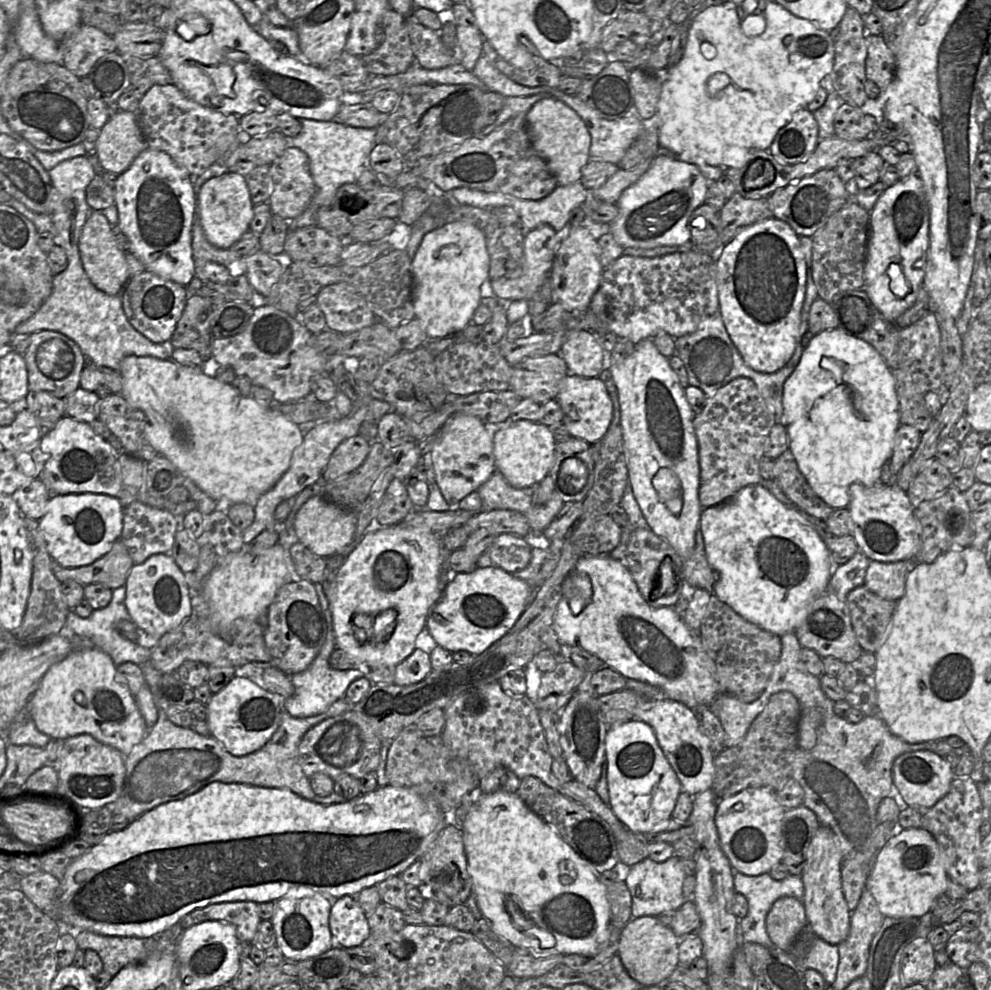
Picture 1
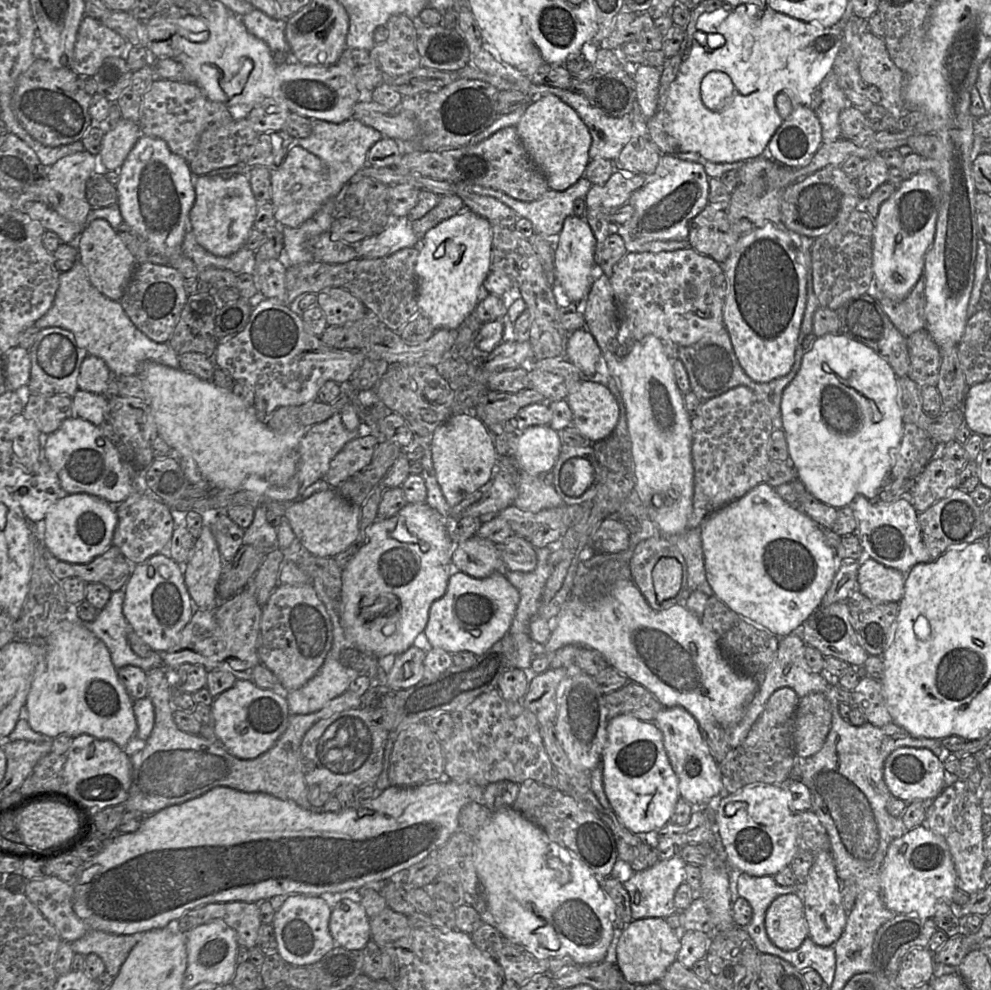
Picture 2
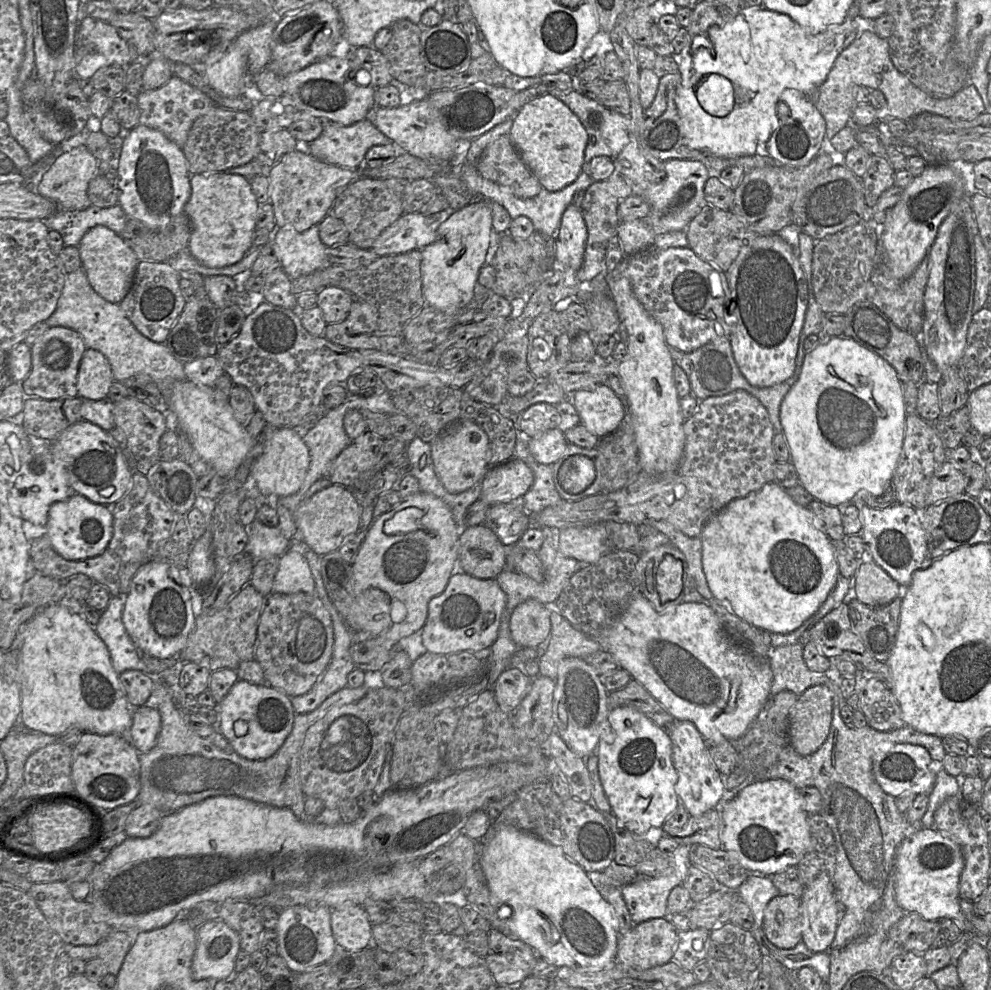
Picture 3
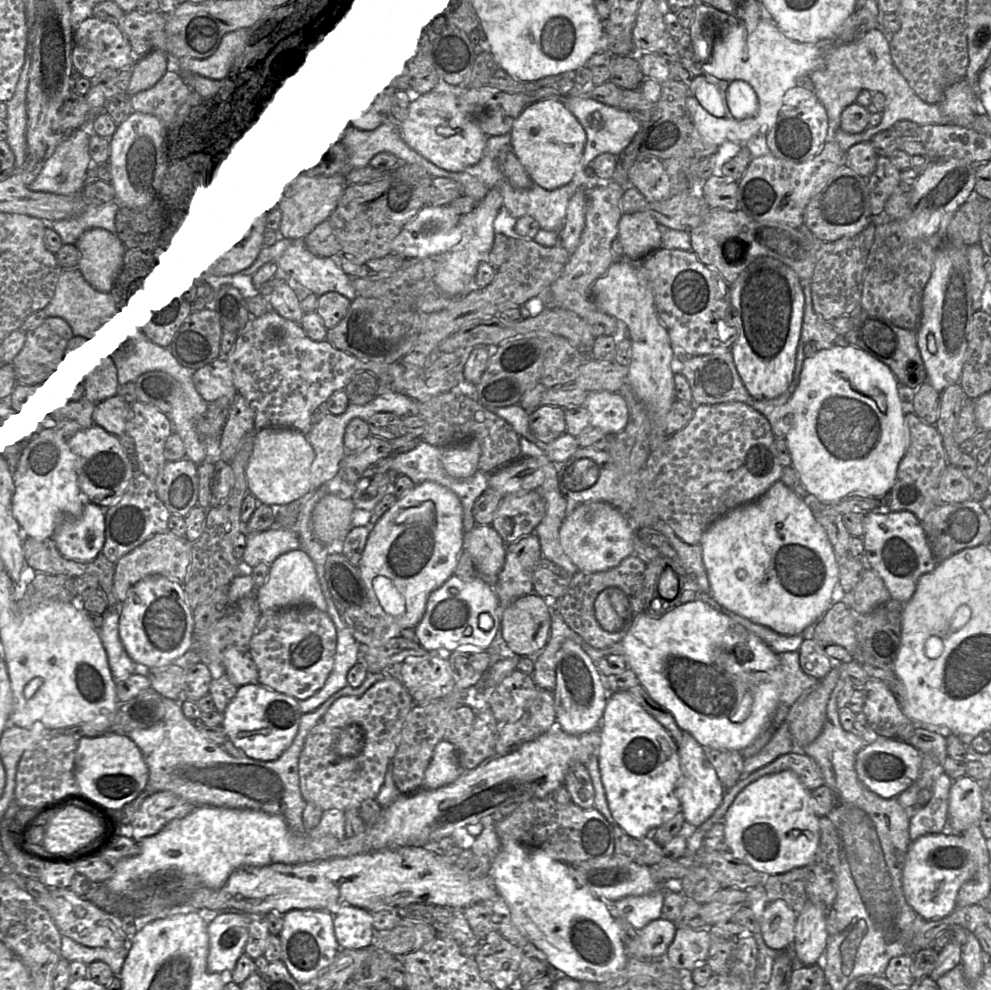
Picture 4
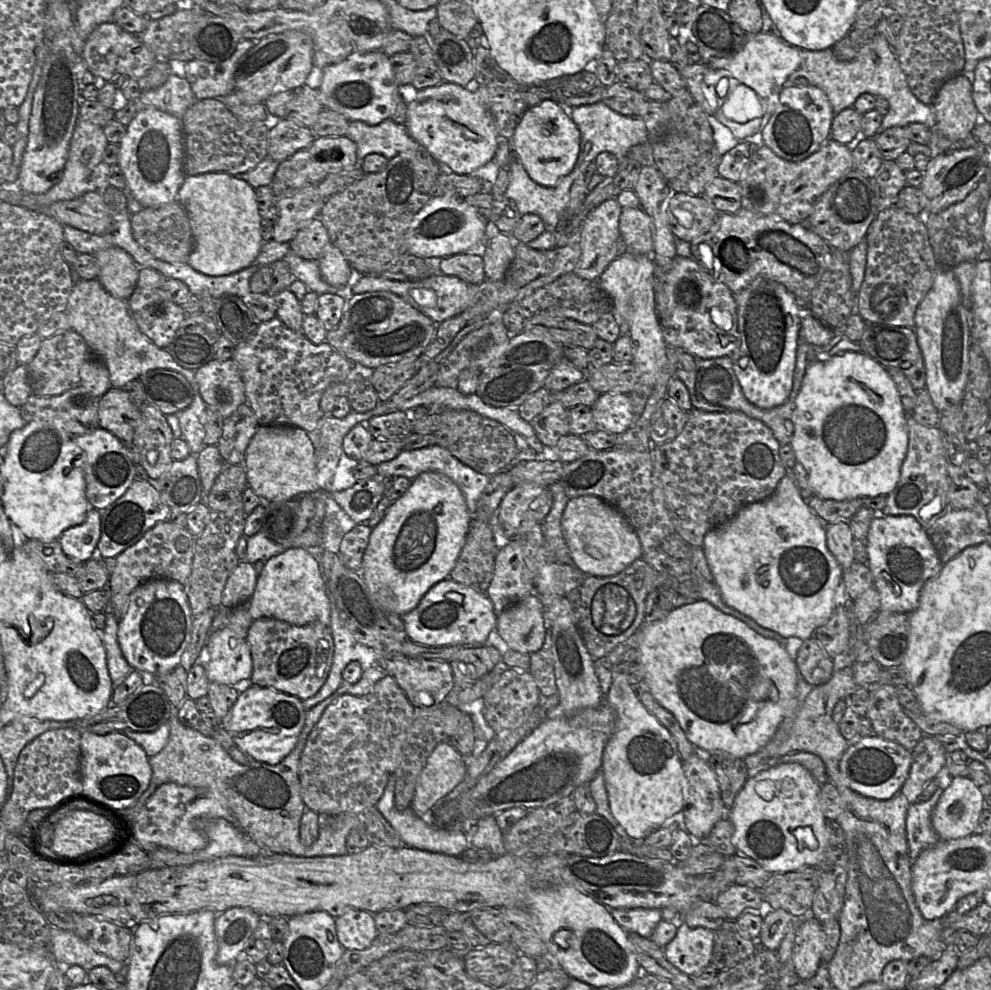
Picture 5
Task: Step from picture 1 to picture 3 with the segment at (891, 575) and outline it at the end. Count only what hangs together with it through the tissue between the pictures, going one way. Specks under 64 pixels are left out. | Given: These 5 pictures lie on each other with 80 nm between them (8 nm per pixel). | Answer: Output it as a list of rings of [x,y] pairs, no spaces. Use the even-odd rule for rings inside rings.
[[[874,561],[859,563],[853,578],[853,592],[863,604],[886,605],[901,597],[903,590],[904,588]]]

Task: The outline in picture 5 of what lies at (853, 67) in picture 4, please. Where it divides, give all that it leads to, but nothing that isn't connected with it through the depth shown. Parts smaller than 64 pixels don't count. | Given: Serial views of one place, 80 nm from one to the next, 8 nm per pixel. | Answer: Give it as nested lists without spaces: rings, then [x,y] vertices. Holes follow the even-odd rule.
[[[877,33],[860,55],[852,61],[837,60],[831,49],[801,50],[801,60],[800,67],[788,77],[787,81],[795,81],[798,77],[806,78],[811,85],[825,92],[835,114],[853,106],[861,94],[870,93],[875,97],[885,98],[889,103],[889,111],[883,116],[879,133],[894,126],[906,127],[910,123],[922,123],[931,129],[936,128],[937,119],[932,106],[922,103],[915,97],[896,55],[880,33]]]

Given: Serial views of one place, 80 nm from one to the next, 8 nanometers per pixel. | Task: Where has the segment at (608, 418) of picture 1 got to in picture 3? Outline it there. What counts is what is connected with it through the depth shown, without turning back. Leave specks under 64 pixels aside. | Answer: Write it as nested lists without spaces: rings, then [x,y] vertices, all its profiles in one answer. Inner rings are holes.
[[[606,384],[577,391],[570,396],[570,401],[578,412],[580,424],[600,439],[614,432],[624,418],[622,402]]]

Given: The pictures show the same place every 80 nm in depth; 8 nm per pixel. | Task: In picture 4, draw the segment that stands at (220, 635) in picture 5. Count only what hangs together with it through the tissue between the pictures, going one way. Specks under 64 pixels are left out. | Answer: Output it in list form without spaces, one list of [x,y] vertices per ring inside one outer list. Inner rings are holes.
[[[234,646],[227,647],[222,654],[221,666],[229,681],[236,687],[248,683],[258,683],[258,670],[247,651]]]

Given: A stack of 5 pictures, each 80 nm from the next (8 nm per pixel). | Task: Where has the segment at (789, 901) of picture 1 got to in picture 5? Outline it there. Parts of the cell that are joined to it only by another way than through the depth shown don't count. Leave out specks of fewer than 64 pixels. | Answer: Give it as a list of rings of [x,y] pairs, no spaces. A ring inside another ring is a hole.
[[[784,909],[766,910],[760,931],[762,947],[777,951],[794,917]]]

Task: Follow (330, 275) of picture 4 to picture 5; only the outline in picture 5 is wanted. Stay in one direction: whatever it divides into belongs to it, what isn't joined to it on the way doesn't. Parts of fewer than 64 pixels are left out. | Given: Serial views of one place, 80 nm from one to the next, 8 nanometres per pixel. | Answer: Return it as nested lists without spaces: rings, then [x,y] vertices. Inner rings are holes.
[[[289,251],[283,259],[288,263],[294,278],[304,283],[308,291],[313,291],[317,295],[334,293],[348,300],[354,295],[352,286],[363,276],[352,267],[348,283],[341,287],[334,287],[322,279],[317,259],[307,260],[292,251]]]

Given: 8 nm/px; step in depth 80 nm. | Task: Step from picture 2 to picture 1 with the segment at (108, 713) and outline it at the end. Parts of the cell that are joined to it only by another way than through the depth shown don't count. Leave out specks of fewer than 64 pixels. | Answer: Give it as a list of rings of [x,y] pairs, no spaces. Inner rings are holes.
[[[96,647],[73,651],[51,665],[27,702],[27,710],[36,728],[51,739],[65,740],[89,734],[123,756],[127,756],[148,731],[134,696],[127,685],[121,683],[112,659]]]

